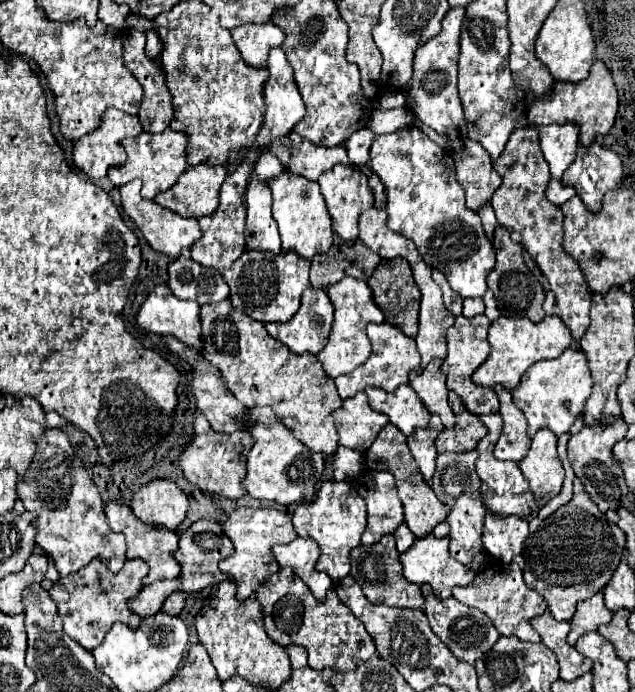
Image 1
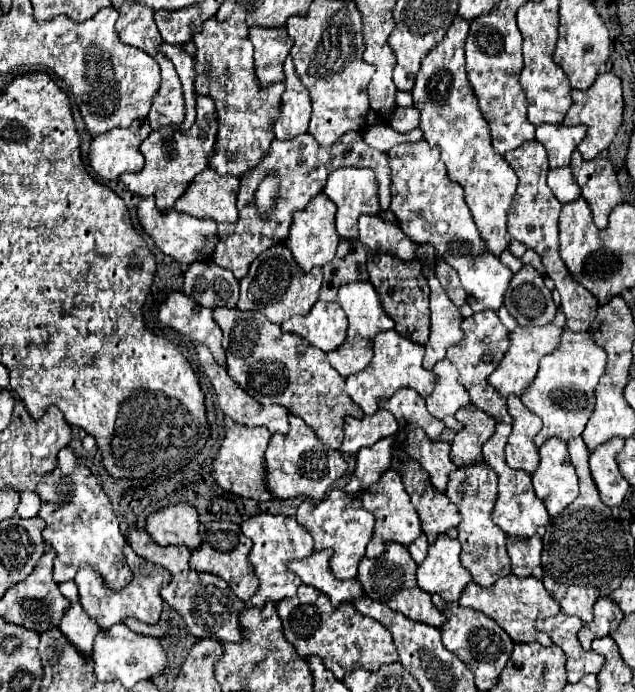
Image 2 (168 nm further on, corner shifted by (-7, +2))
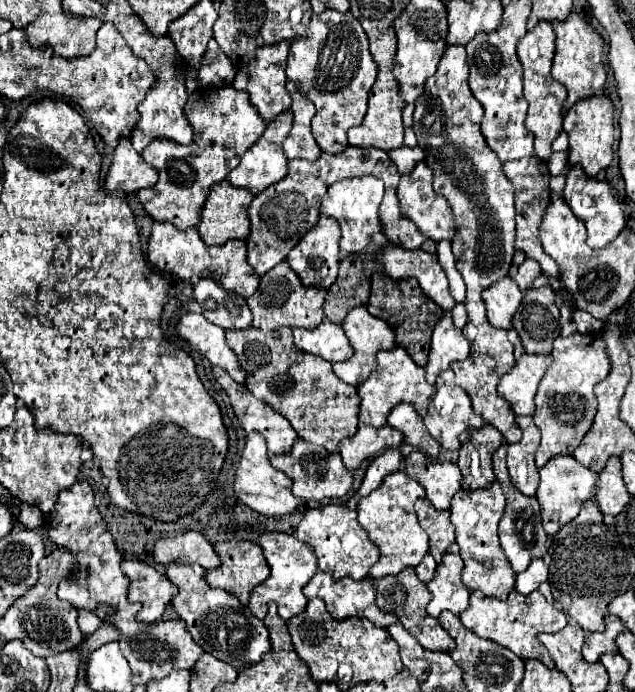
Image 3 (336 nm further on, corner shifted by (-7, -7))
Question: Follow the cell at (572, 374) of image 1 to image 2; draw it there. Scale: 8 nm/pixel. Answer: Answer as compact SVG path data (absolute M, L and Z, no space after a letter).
M563 332L559 348L541 360L533 384L525 388L525 394L521 396L523 404L543 420L543 428L535 436L535 446L541 446L551 436L557 436L565 442L581 436L595 408L593 390L605 372L605 364L607 354L591 340L589 332Z

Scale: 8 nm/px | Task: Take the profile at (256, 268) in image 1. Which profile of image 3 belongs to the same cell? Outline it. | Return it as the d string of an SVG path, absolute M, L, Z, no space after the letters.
M287 261L279 263L271 271L267 271L261 277L261 287L253 297L247 299L247 305L253 313L253 327L259 329L279 329L283 325L287 327L299 327L299 329L315 329L323 321L323 301L325 301L325 289L317 287L301 287L299 277L289 267Z

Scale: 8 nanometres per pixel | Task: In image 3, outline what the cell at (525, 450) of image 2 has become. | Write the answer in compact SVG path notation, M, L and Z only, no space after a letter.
M517 417L523 431L519 443L507 445L507 469L513 485L527 497L535 497L539 485L539 469L535 465L535 451L541 441L541 433L533 423L533 417Z

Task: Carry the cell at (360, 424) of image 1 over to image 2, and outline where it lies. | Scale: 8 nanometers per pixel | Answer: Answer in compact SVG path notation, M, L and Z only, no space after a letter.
M377 410L363 418L345 418L345 440L341 452L355 454L363 446L373 446L375 442L393 436L397 432L397 420L387 410Z

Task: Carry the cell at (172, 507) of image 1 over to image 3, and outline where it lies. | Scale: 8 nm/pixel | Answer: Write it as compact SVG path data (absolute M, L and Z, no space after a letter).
M195 531L179 533L173 539L159 539L153 551L157 565L191 565L199 563L203 569L215 569L221 565L213 545Z

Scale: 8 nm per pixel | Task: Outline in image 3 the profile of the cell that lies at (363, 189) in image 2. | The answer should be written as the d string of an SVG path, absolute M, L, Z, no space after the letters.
M359 177L359 179L347 179L333 183L329 191L323 197L321 203L321 213L327 217L335 217L341 227L341 251L345 253L359 253L363 251L369 243L373 233L381 231L379 223L379 205L383 199L383 183L381 179L375 177Z

